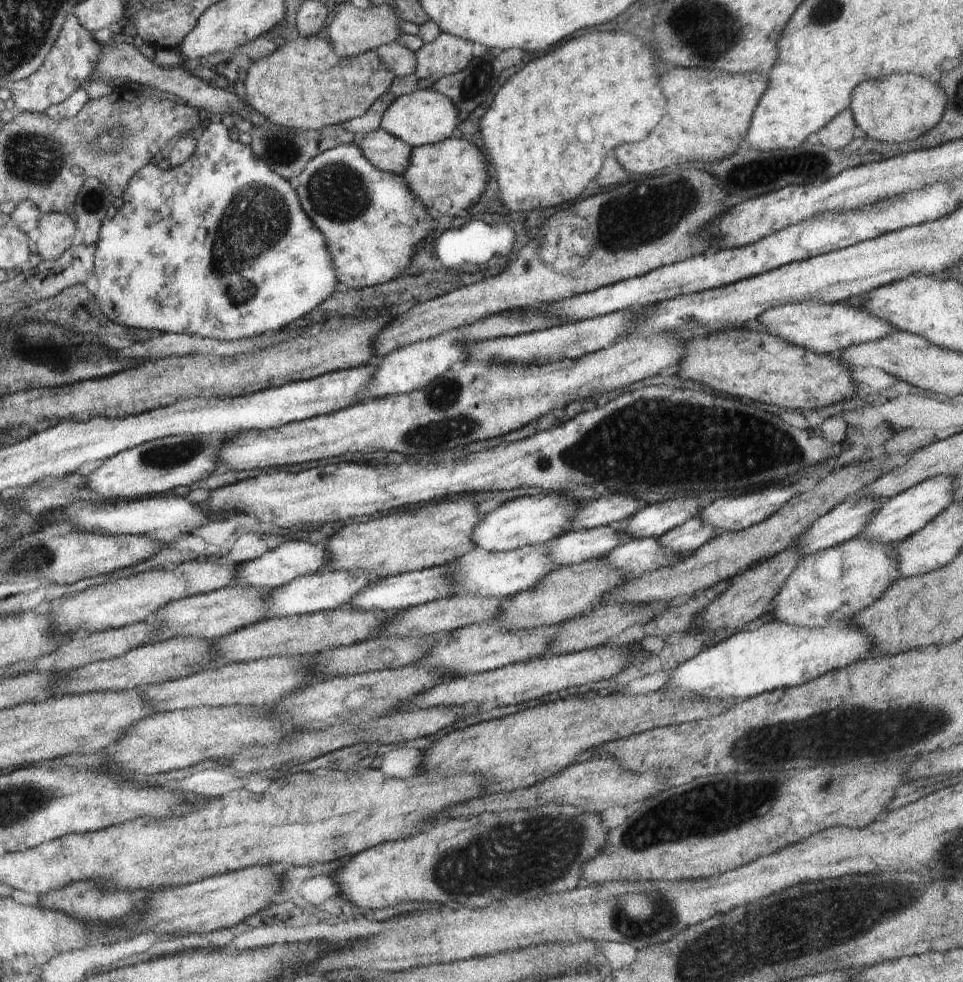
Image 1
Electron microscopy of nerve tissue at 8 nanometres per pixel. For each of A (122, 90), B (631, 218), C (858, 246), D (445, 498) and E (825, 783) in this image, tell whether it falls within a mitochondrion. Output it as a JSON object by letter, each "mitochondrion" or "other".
{"A":"other","B":"mitochondrion","C":"other","D":"other","E":"mitochondrion"}

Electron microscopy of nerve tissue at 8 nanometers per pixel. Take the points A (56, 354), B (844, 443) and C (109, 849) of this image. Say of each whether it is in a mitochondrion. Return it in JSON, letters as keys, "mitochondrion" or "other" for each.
{"A":"mitochondrion","B":"other","C":"other"}

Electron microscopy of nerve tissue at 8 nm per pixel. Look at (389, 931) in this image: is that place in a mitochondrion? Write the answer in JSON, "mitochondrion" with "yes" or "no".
{"mitochondrion":"no"}

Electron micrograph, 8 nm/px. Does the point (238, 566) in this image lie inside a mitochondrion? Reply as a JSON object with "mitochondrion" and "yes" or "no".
{"mitochondrion":"no"}

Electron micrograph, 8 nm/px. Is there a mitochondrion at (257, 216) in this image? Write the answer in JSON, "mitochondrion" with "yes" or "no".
{"mitochondrion":"yes"}

